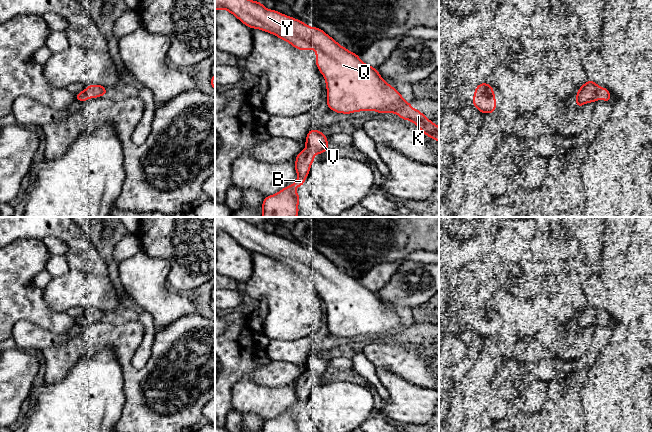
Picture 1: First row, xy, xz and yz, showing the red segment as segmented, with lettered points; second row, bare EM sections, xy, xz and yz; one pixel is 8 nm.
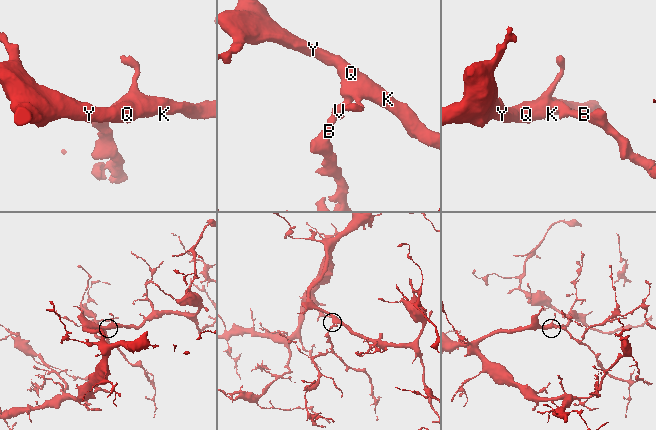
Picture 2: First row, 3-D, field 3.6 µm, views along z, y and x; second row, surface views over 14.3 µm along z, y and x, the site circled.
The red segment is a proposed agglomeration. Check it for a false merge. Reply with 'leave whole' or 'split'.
leave whole

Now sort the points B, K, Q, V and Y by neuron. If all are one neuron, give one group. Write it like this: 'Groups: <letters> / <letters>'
Groups: B K Q V Y

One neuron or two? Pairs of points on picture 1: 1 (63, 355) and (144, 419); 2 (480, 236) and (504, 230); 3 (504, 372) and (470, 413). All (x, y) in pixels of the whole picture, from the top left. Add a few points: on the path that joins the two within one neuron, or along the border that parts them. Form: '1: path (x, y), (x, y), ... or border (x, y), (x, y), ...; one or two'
1: path (95, 341), (113, 341), (124, 352), (138, 387); one
2: border (497, 227), (491, 250); two
3: border (498, 364), (495, 374); two

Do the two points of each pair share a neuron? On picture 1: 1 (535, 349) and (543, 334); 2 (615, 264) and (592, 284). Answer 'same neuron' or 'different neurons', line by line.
1: different neurons
2: different neurons

